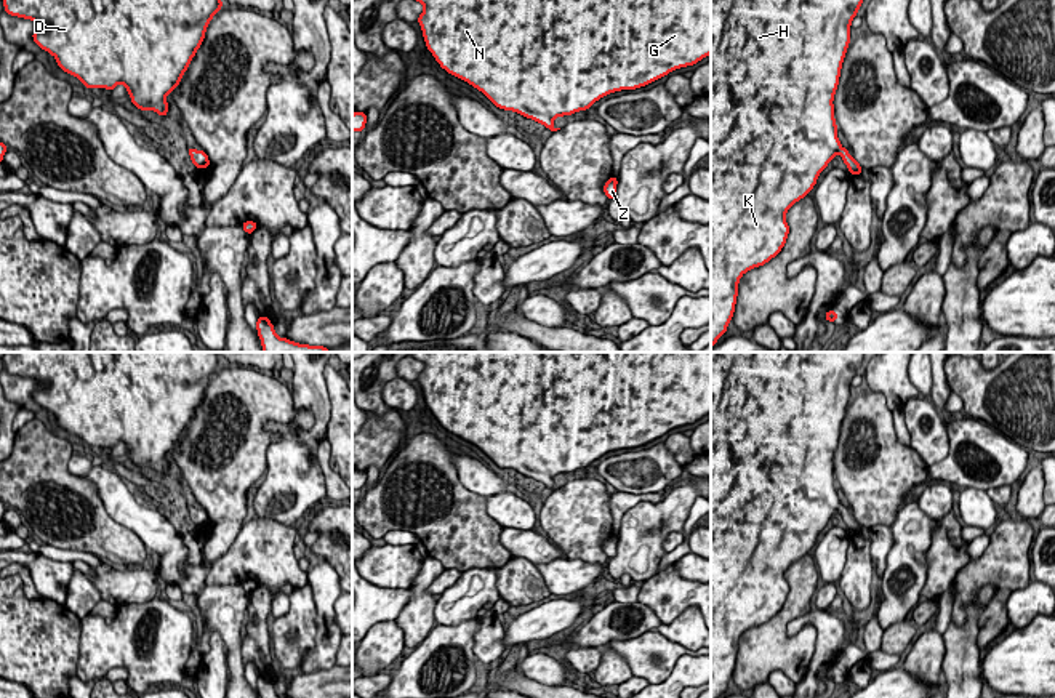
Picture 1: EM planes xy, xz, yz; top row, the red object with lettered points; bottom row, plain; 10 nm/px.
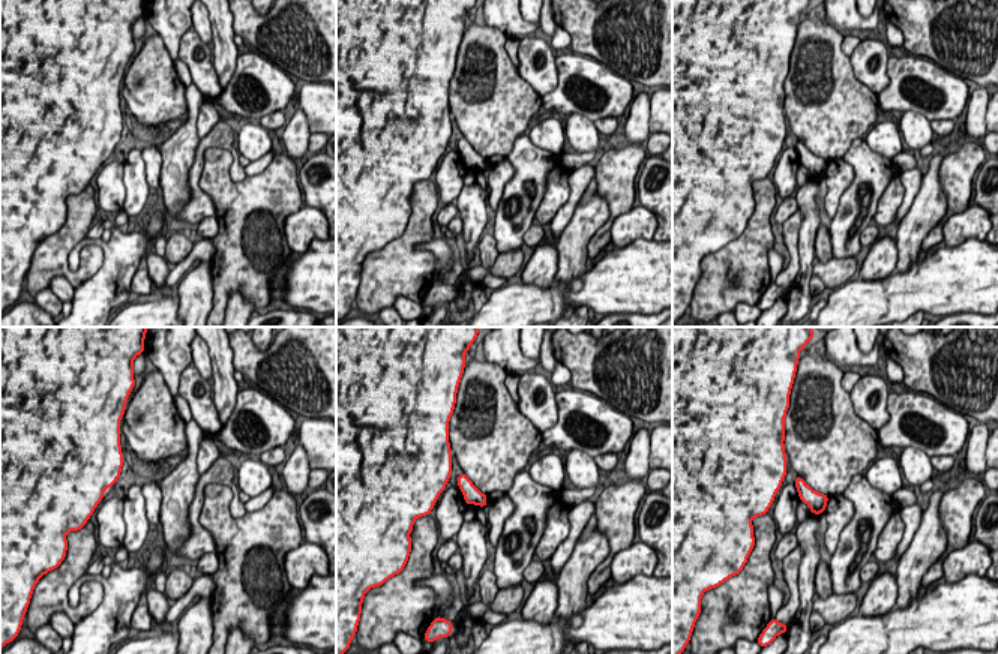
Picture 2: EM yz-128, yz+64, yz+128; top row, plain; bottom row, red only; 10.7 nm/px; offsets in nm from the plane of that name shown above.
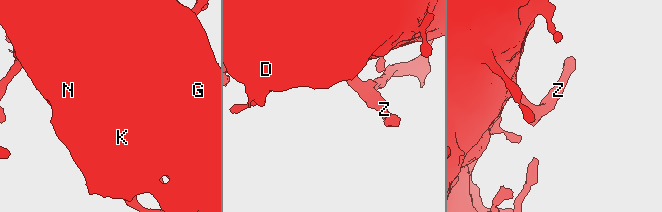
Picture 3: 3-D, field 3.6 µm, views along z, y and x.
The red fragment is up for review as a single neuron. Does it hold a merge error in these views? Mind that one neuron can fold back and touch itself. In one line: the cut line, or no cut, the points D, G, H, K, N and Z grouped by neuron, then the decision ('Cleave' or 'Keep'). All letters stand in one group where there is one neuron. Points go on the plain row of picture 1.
No split. Groups: D G H K N Z. Keep

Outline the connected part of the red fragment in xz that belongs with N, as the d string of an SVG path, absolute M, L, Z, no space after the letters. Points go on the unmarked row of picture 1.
M410 352L411 357L421 360L424 363L424 370L418 376L418 383L423 387L423 395L426 400L427 408L432 411L435 419L445 427L448 432L467 440L469 443L475 445L482 450L496 466L504 469L514 469L527 477L543 482L551 490L557 490L560 487L554 487L554 477L572 474L578 469L586 469L591 466L592 461L599 459L608 451L621 450L621 448L636 448L645 445L664 434L671 429L693 424L708 413L711 413L711 352Z

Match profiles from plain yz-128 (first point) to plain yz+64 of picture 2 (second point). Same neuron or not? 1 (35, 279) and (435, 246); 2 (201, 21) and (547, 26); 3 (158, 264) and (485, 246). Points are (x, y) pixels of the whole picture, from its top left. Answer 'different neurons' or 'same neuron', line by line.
1: different neurons
2: different neurons
3: same neuron

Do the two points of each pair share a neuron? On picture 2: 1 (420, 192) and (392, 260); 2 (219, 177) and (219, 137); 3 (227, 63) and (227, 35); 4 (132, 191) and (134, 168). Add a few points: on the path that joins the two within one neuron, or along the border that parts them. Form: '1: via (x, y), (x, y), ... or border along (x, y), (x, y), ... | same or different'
1: via (420, 209), (419, 230), (405, 243) | same
2: border along (207, 147), (231, 155), (236, 180) | different
3: via (227, 56), (227, 42) | same
4: via (134, 185), (134, 174) | same

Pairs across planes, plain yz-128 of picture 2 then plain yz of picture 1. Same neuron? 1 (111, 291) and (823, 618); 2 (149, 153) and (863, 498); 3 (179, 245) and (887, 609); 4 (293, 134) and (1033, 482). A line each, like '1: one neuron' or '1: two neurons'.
1: one neuron
2: two neurons
3: two neurons
4: one neuron

